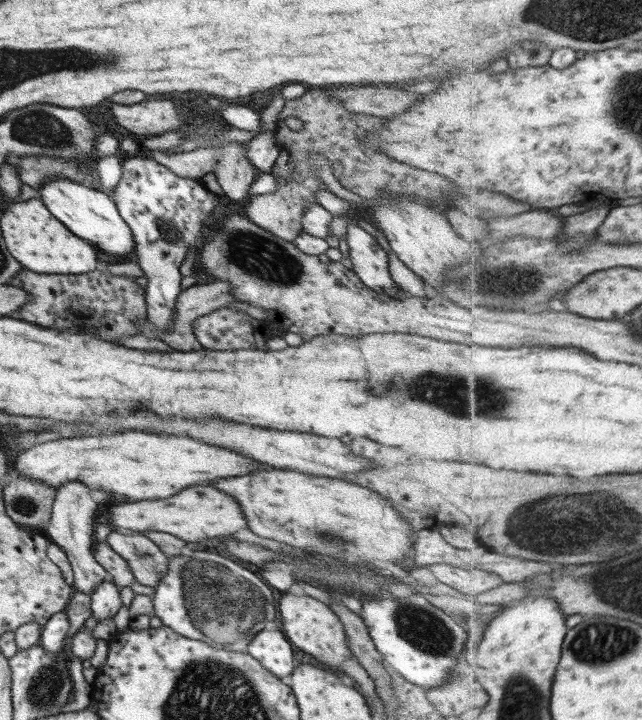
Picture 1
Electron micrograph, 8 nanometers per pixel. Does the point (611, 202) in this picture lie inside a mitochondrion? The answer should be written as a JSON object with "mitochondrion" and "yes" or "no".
{"mitochondrion":"no"}

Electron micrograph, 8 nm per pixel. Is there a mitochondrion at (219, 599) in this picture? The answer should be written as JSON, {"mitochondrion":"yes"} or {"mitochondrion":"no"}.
{"mitochondrion":"yes"}

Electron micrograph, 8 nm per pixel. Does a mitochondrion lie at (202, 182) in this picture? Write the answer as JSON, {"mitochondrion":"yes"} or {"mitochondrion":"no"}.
{"mitochondrion":"no"}

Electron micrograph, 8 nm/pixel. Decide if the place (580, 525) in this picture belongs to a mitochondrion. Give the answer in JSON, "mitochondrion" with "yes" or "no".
{"mitochondrion":"yes"}

